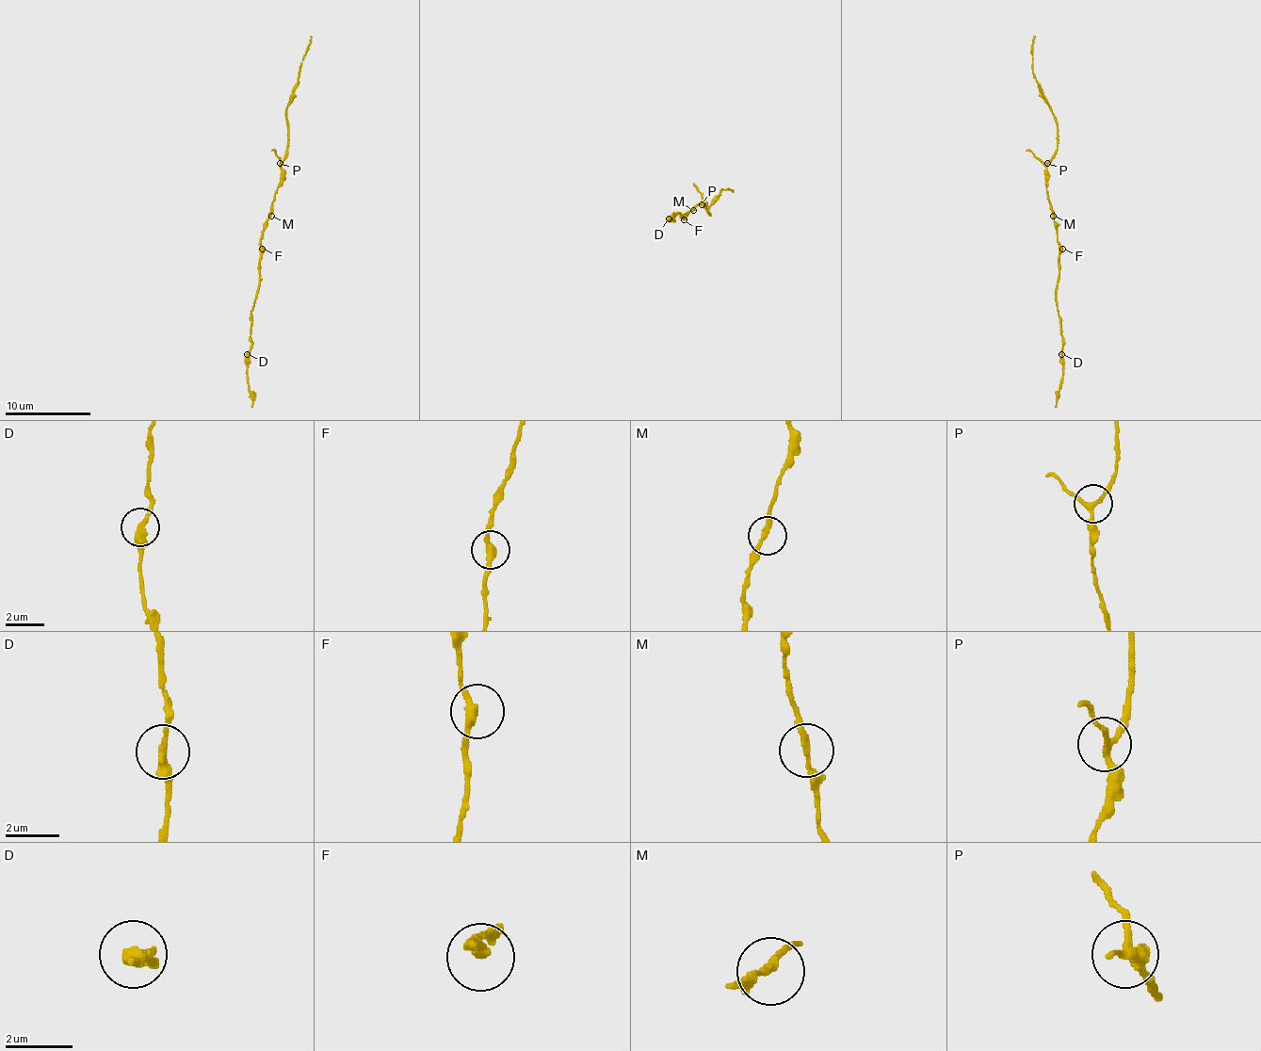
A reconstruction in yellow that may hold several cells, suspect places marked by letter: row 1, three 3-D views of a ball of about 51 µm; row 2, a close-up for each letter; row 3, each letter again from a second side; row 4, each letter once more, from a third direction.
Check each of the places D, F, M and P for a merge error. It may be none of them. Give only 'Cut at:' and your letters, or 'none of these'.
Cut at: none of these

